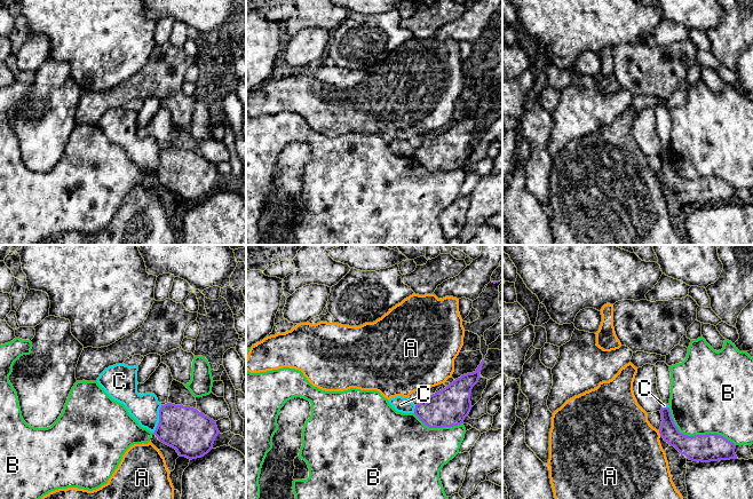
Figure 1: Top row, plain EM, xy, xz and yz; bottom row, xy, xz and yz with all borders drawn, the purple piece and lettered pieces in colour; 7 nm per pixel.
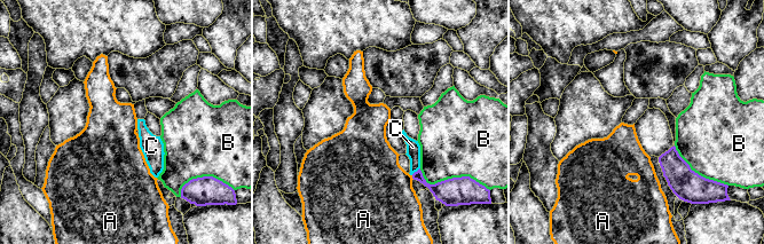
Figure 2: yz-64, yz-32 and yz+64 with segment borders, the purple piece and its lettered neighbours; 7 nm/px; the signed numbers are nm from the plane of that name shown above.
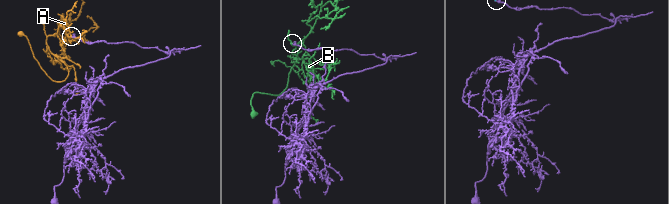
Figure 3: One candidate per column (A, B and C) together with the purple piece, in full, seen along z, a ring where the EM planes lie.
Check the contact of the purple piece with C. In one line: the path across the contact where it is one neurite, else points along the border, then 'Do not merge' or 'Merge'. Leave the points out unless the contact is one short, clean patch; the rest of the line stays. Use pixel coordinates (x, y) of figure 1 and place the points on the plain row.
Boundary: xy (161, 149), (159, 165), (153, 176). Do not merge

